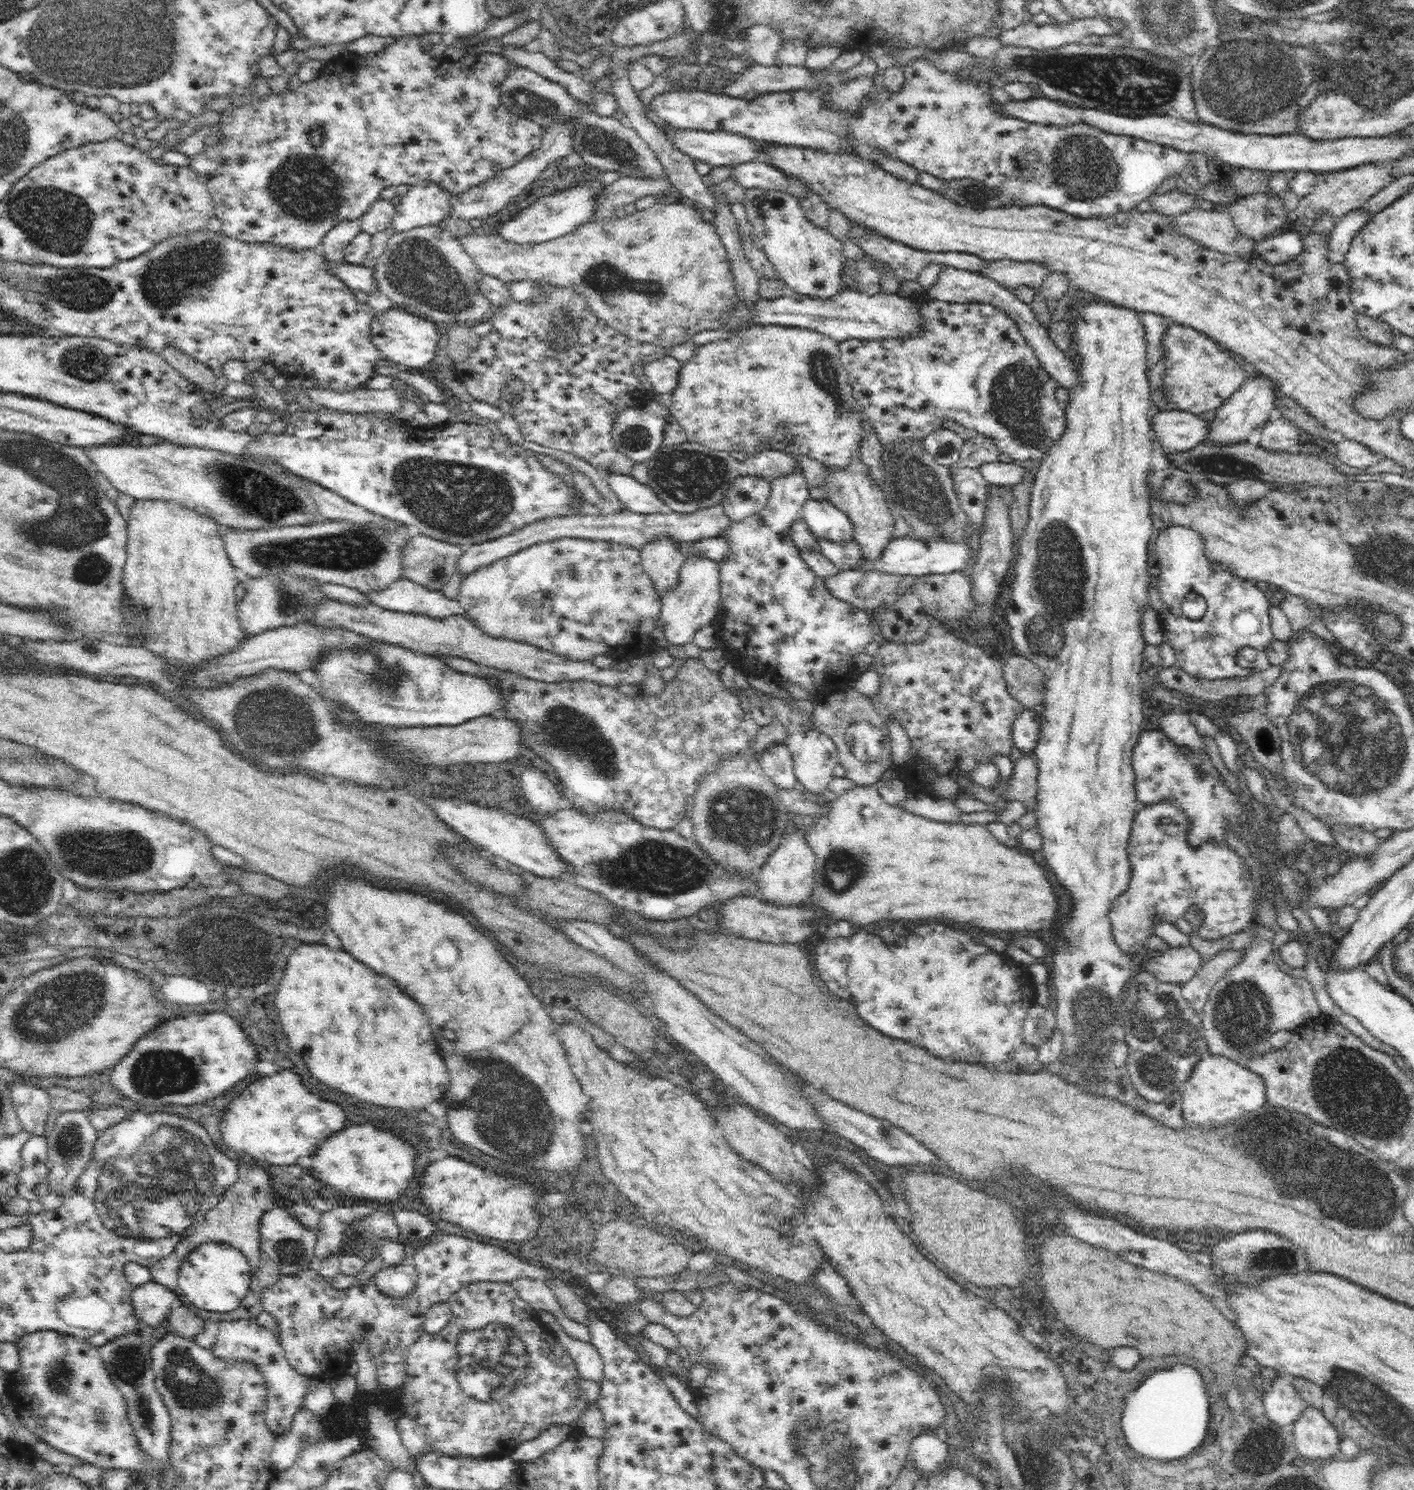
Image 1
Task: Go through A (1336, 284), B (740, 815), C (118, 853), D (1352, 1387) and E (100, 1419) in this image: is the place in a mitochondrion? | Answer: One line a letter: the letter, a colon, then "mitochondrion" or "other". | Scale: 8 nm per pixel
A: other
B: mitochondrion
C: mitochondrion
D: mitochondrion
E: mitochondrion

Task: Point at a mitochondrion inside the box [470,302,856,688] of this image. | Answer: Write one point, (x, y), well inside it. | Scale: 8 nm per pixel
(687, 477)

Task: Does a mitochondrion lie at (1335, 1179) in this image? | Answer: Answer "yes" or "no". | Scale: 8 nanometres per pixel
yes

